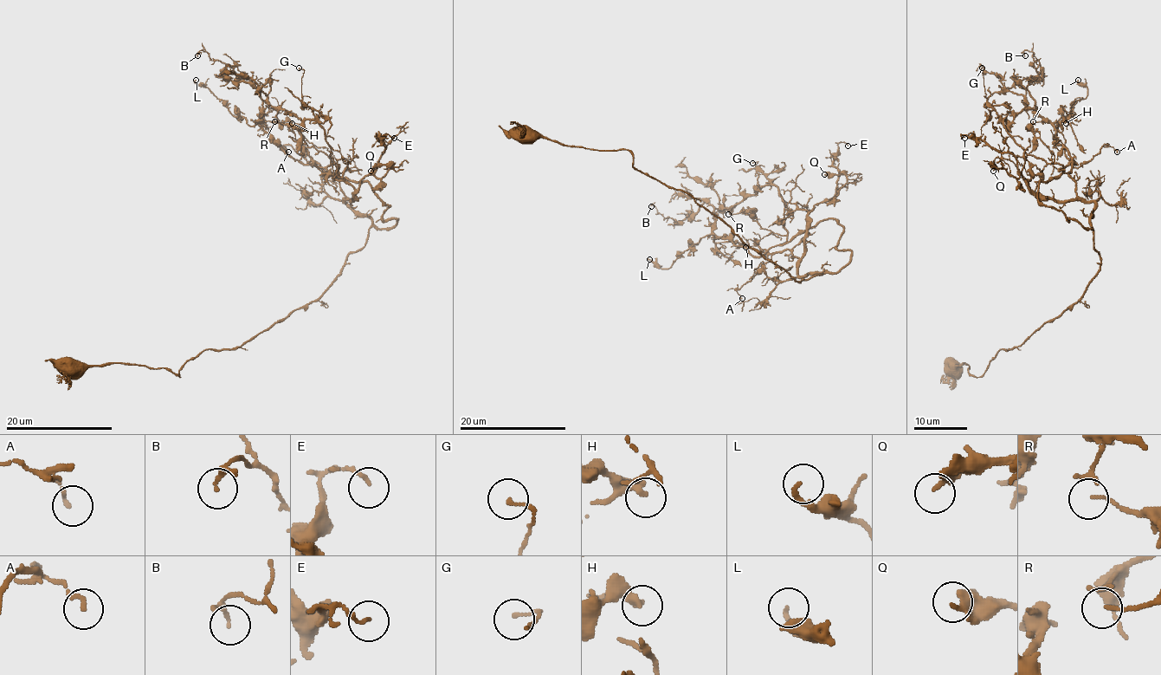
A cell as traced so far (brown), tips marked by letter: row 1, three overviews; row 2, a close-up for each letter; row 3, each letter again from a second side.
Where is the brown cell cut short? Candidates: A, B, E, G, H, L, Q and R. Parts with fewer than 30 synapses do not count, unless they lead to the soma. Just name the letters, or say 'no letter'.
no letter

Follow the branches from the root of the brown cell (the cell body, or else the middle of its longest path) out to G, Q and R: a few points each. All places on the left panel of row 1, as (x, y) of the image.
G: (72, 368), (178, 377), (304, 308), (364, 245), (370, 220), (345, 203), (299, 68)
Q: (72, 368), (178, 377), (304, 308), (364, 245), (370, 220), (345, 203), (392, 168), (370, 171)
R: (72, 368), (178, 377), (304, 308), (364, 245), (370, 220), (315, 164), (333, 163), (274, 121)

